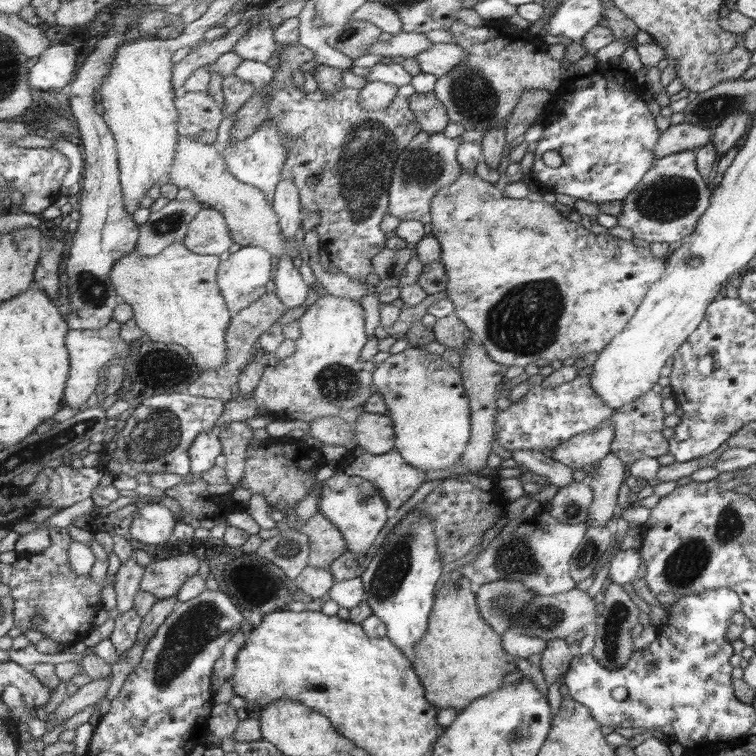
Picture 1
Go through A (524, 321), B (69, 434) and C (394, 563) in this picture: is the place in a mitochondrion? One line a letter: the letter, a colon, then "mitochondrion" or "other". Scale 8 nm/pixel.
A: mitochondrion
B: other
C: mitochondrion

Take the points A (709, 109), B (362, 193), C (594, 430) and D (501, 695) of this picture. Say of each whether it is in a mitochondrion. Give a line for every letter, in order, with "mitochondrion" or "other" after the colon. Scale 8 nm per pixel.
A: mitochondrion
B: mitochondrion
C: other
D: other

